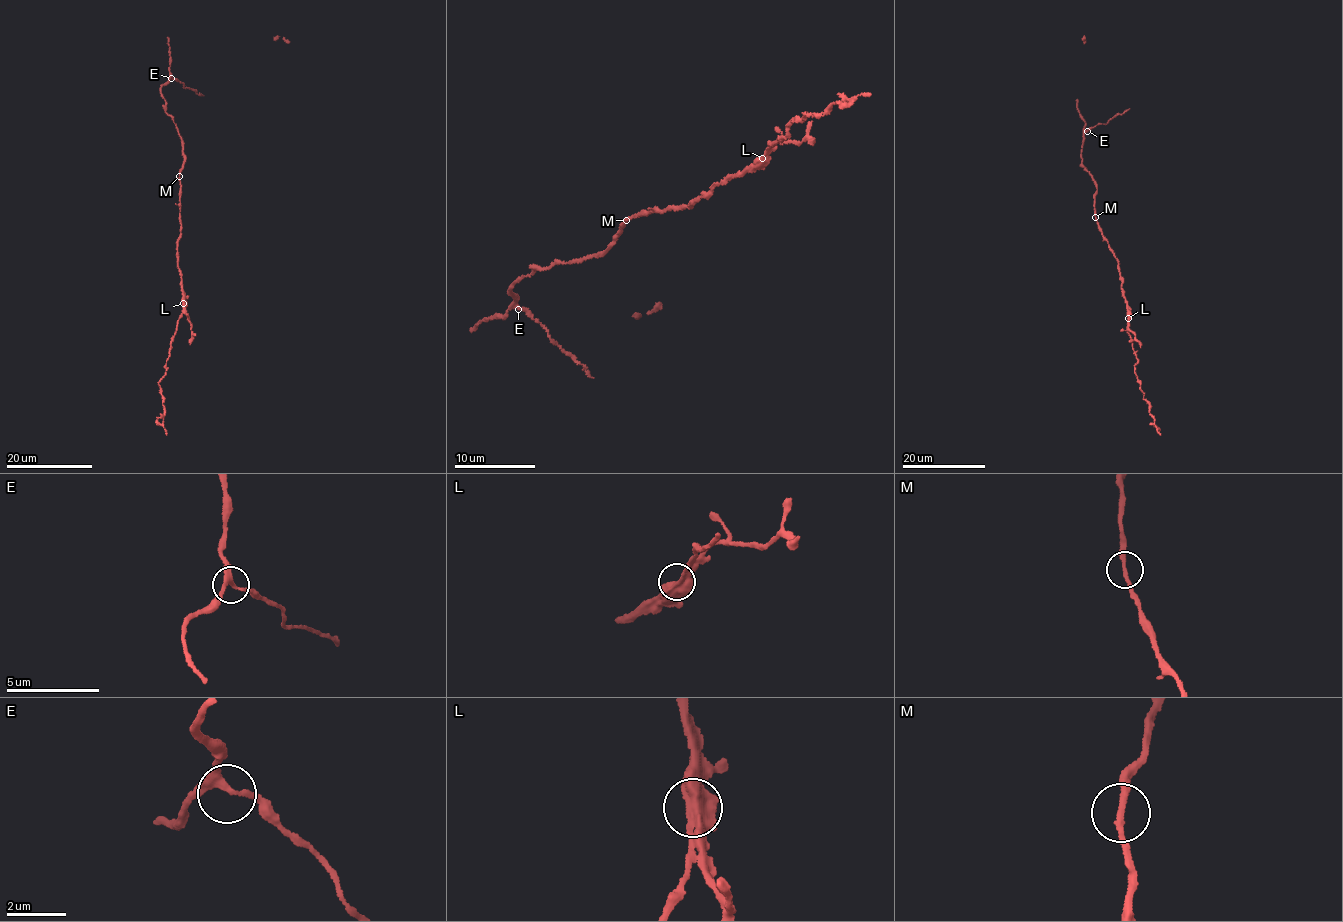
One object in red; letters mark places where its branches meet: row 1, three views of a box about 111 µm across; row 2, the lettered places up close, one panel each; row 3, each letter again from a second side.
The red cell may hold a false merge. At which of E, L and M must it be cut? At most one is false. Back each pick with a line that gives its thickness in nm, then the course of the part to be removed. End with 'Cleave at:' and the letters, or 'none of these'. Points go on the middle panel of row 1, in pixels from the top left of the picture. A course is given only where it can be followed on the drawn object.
L: calibre 440 nm; course (761, 157), (779, 136), (785, 137), (793, 118), (871, 94)
Cleave at: L

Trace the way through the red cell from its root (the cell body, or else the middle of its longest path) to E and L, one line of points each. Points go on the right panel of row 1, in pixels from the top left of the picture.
E: (1095, 216), (1097, 184), (1082, 165), (1081, 157), (1087, 131)
L: (1095, 216), (1099, 230), (1117, 261), (1128, 318)

